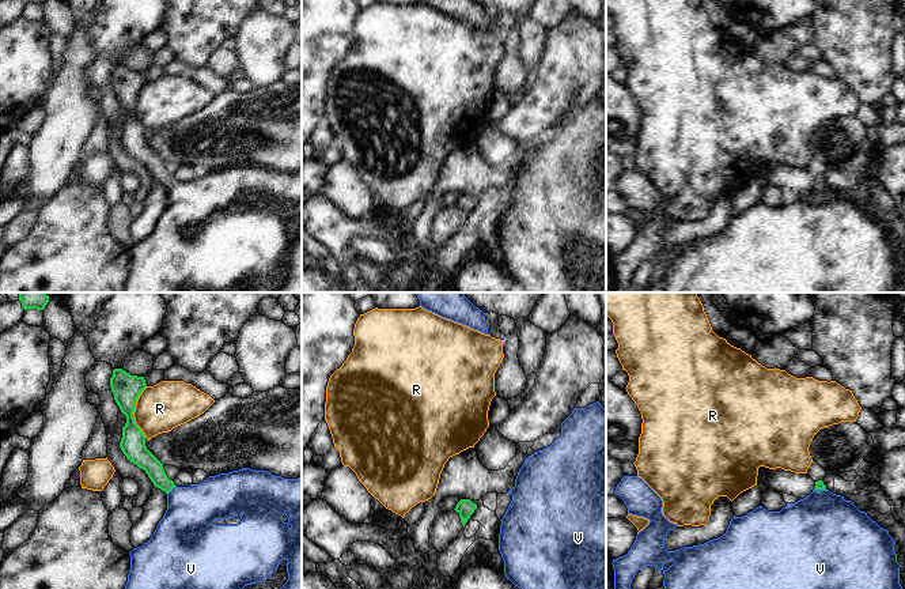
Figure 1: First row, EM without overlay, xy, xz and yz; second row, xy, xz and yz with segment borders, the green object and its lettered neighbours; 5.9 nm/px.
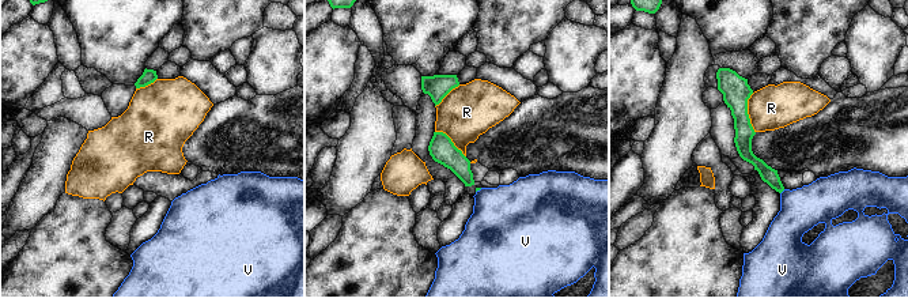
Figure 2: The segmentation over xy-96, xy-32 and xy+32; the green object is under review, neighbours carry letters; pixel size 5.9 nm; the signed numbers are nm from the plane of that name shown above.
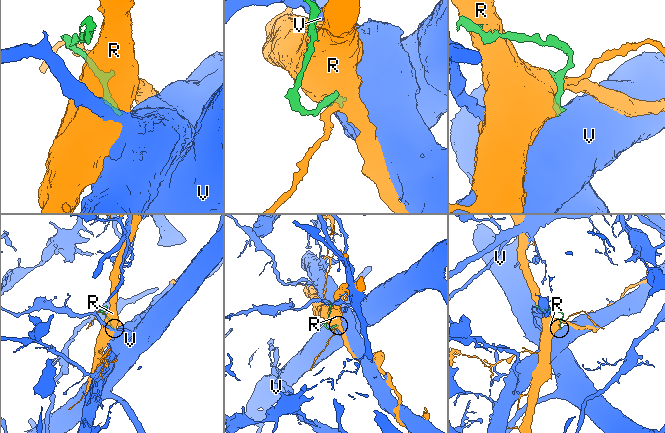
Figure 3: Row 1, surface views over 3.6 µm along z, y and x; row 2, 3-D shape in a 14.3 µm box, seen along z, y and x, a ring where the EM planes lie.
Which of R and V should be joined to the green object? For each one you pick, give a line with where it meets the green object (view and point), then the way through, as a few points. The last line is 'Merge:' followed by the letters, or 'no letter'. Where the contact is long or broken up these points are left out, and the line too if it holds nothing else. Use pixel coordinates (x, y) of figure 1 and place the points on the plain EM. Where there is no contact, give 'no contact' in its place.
V: meets green in xy at (171, 184); runs through xy (143, 153), (171, 184), (186, 202), (186, 223)
Merge: V

